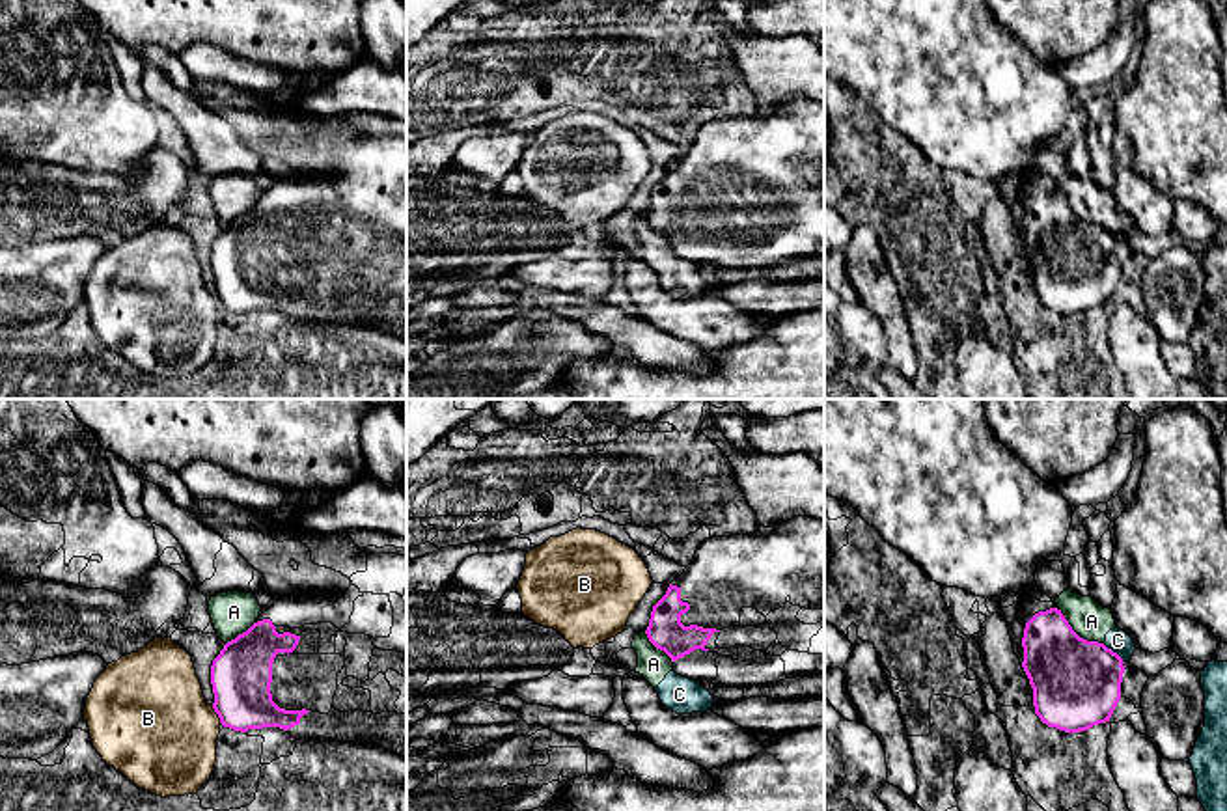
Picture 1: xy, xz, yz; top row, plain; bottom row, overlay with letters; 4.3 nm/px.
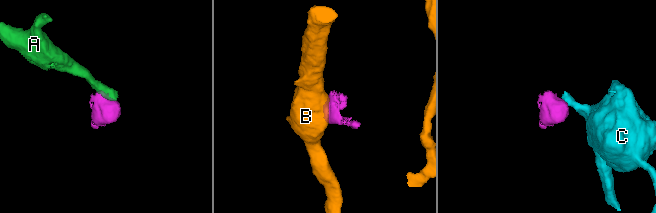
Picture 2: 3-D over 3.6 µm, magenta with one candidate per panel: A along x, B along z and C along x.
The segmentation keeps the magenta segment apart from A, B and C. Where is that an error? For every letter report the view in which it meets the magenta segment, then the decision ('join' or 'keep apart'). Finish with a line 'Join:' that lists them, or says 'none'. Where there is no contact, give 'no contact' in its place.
A: yz | keep apart
B: xy | keep apart
C: yz | keep apart
Join: none

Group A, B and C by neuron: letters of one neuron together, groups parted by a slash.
A C / B

